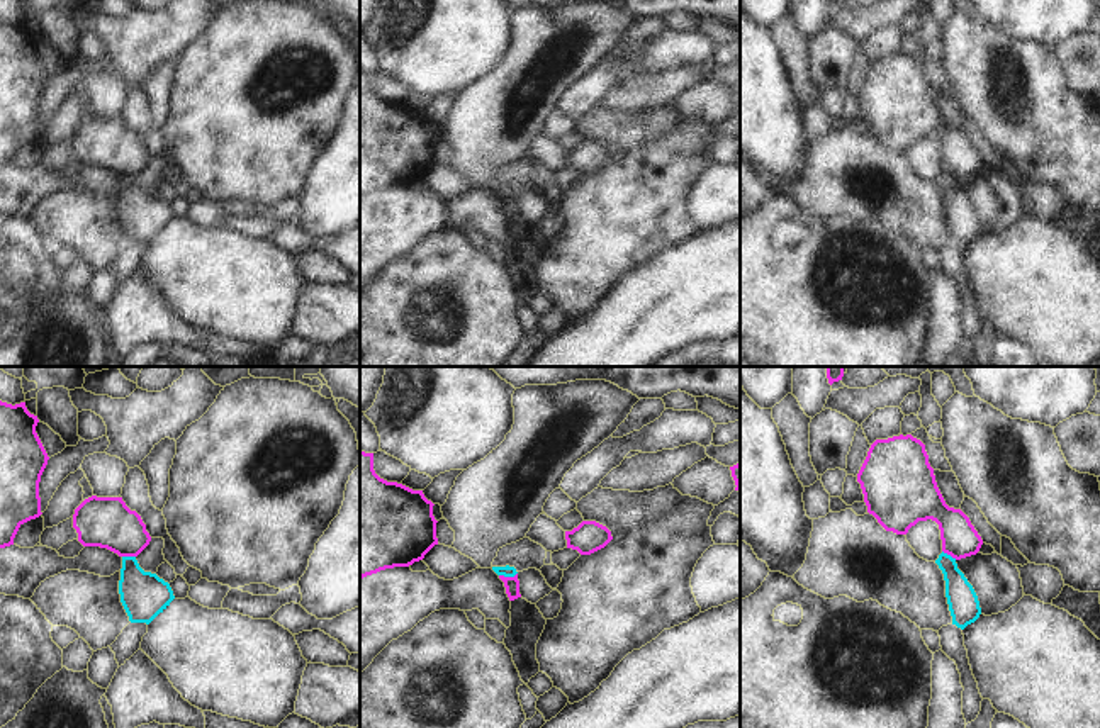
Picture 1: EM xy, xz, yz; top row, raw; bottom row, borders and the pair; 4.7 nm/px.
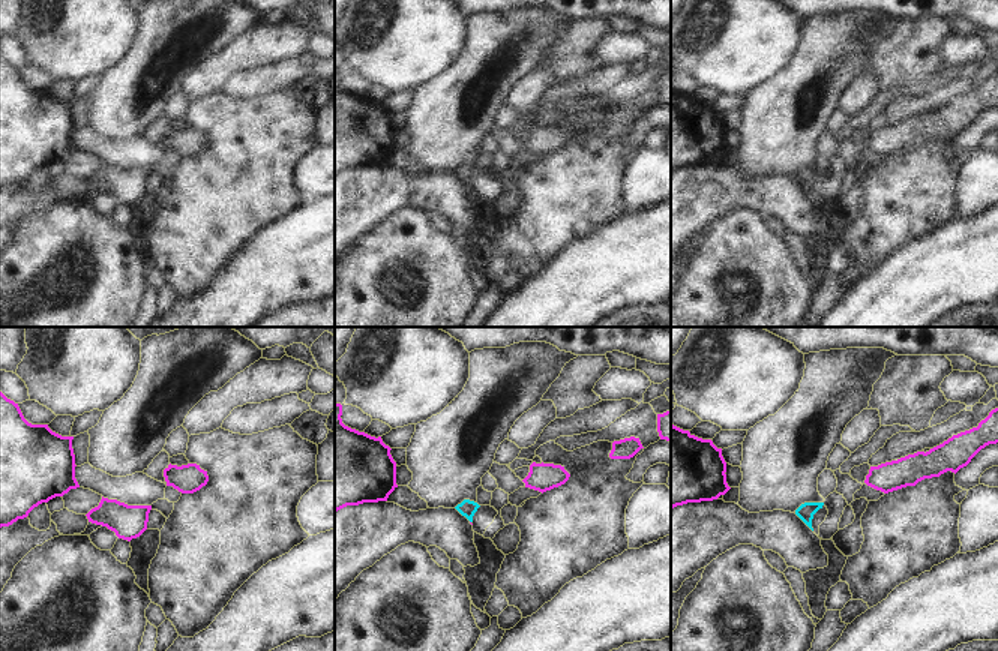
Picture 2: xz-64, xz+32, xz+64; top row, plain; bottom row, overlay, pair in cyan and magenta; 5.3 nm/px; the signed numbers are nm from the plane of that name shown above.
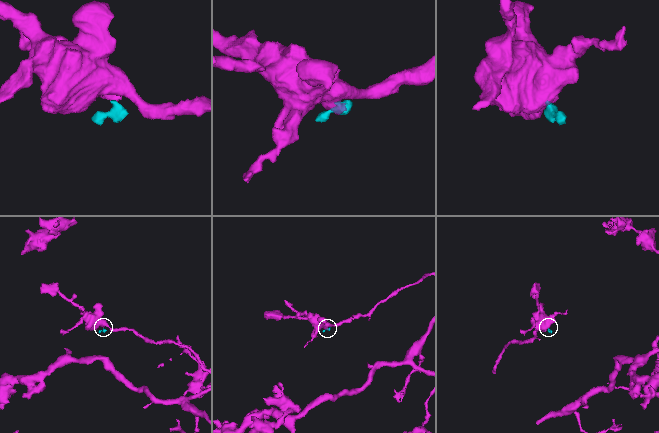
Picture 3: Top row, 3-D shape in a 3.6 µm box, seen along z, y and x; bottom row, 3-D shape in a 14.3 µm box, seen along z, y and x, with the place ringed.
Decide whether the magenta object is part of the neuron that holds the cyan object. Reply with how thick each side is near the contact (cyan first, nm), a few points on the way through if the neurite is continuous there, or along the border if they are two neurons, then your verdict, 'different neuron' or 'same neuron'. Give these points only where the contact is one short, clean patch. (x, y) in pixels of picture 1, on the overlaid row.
50/70 nm | along xz (516, 572), (513, 576), (499, 576) | different neuron

